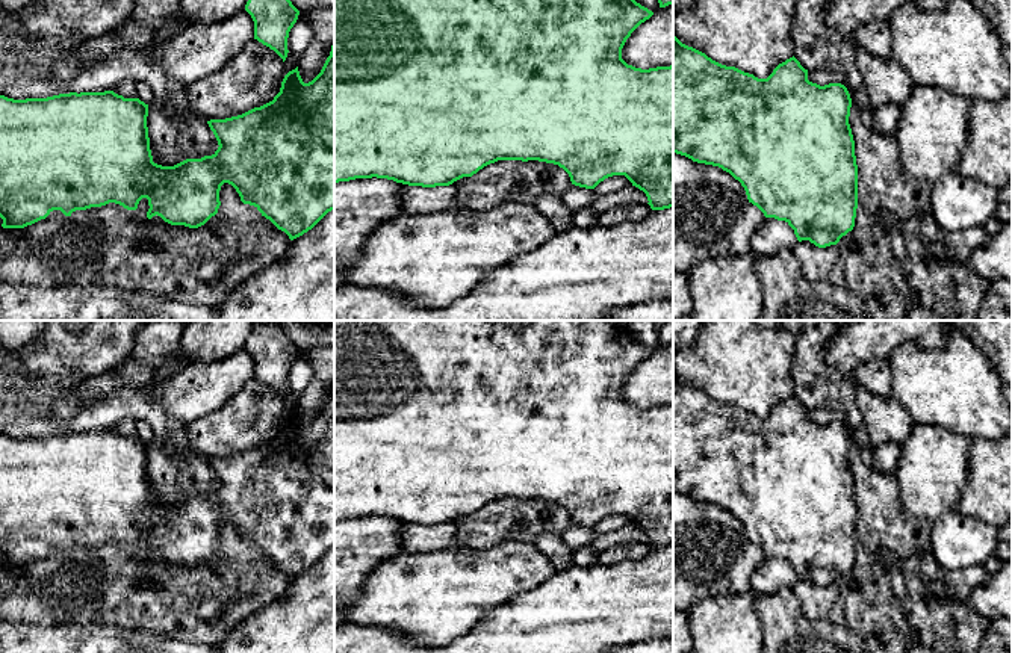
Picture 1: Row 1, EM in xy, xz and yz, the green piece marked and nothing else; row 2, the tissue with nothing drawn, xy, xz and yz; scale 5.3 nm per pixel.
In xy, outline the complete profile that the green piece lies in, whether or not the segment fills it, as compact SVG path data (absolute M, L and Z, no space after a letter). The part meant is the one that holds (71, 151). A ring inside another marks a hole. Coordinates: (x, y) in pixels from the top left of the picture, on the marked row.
M331 45L330 56L327 57L321 73L309 83L304 83L298 67L289 71L283 82L280 92L272 101L254 107L242 115L207 121L210 130L218 141L218 150L212 156L201 159L186 159L174 166L162 166L153 162L150 150L150 138L147 127L148 104L139 98L124 98L113 91L104 92L70 92L59 94L47 98L26 98L14 100L0 95L0 218L3 228L24 228L41 219L45 219L53 210L61 210L65 216L71 216L76 210L86 210L91 207L101 207L109 203L123 206L127 210L136 210L142 198L148 200L147 218L160 216L171 225L185 225L198 228L204 225L212 216L218 213L221 206L219 190L224 183L231 184L241 197L244 204L254 206L262 216L269 219L278 230L284 231L290 240L303 236L312 230L328 212L334 210L334 45Z

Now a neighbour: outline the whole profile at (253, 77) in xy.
M251 39L224 68L186 88L189 106L206 121L237 116L272 101L283 79L283 59Z

